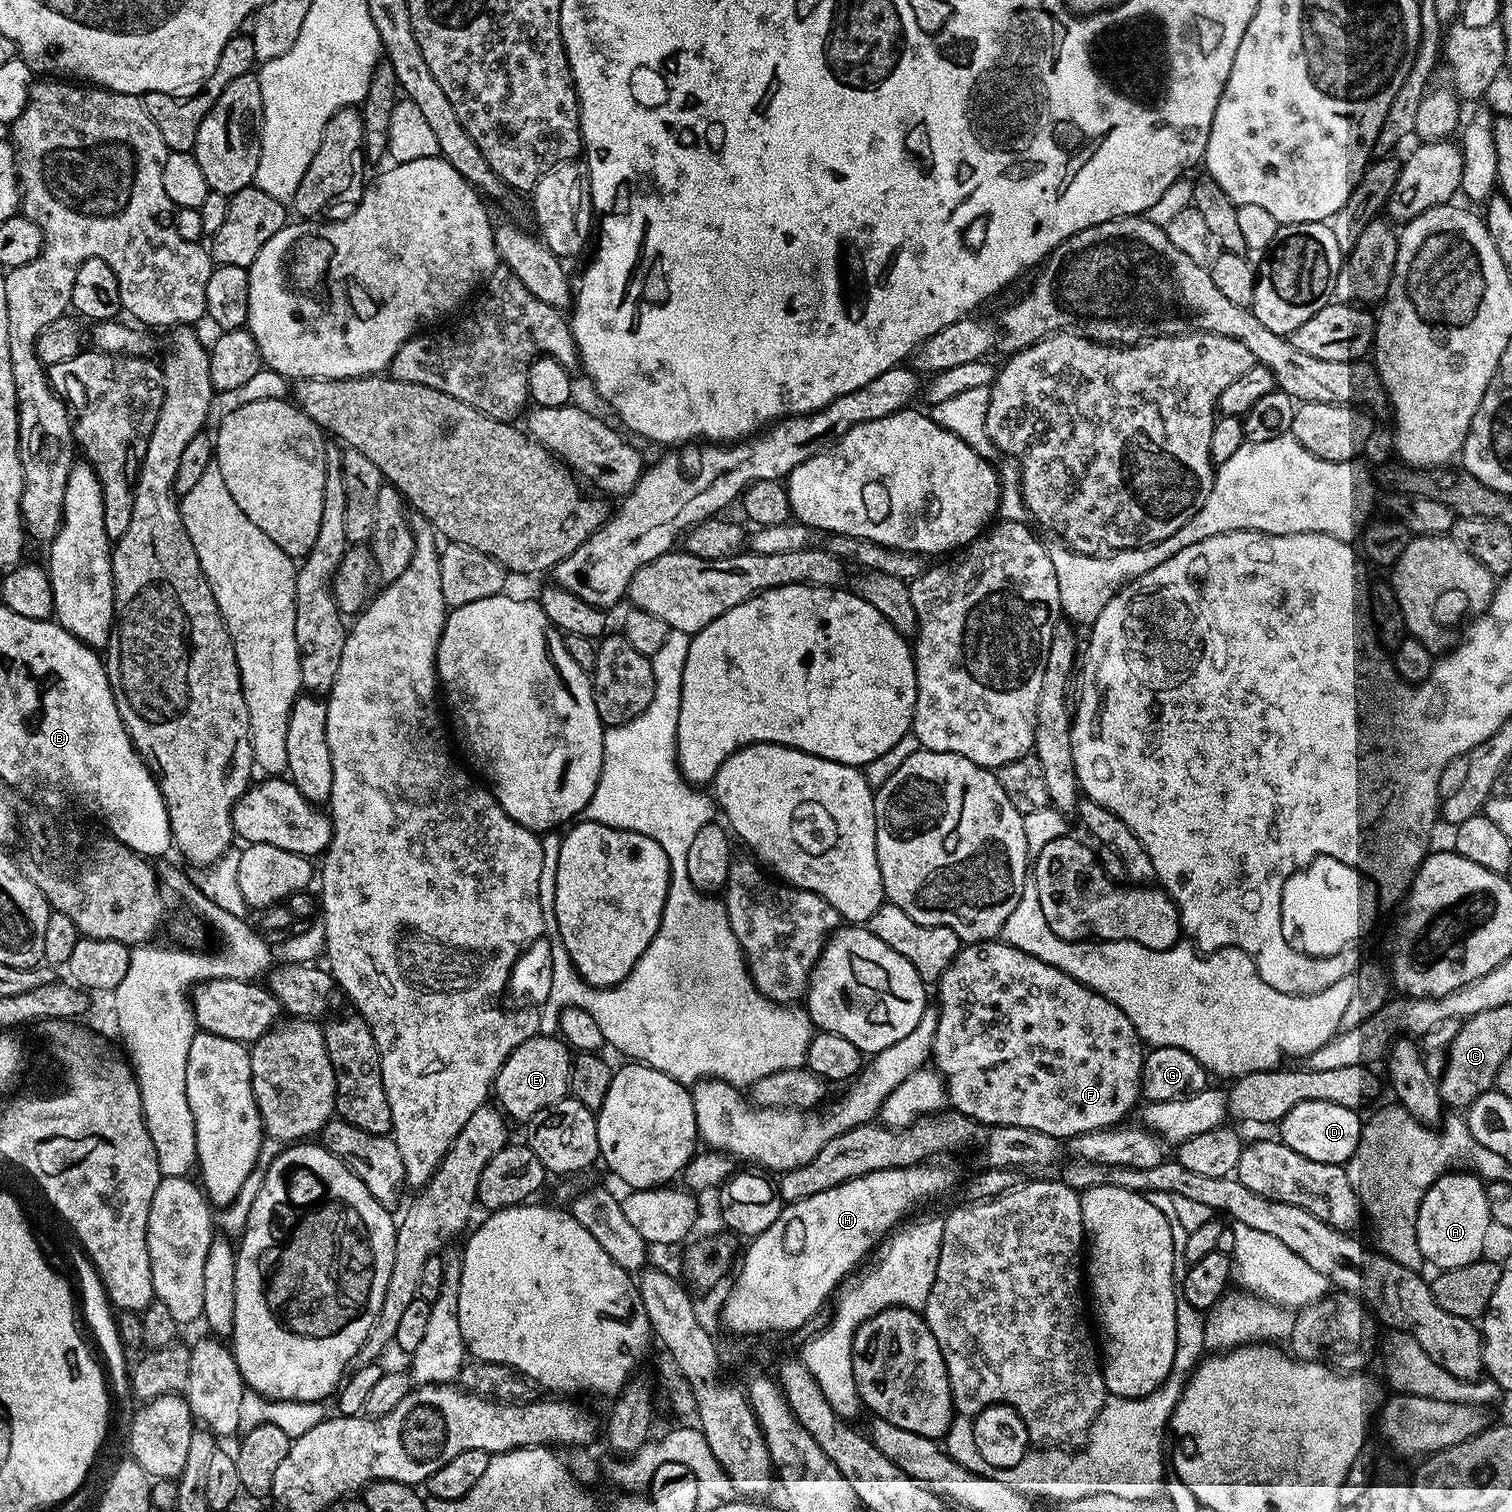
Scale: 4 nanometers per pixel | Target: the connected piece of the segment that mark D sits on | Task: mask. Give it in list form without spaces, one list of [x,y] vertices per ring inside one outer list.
[[[1298,1102],[1298,1106],[1294,1106],[1279,1120],[1278,1139],[1286,1146],[1290,1146],[1290,1150],[1298,1150],[1298,1154],[1302,1154],[1302,1158],[1310,1158],[1310,1162],[1326,1162],[1344,1166],[1358,1148],[1362,1131],[1360,1116],[1361,1113],[1357,1109],[1338,1106],[1334,1102]]]

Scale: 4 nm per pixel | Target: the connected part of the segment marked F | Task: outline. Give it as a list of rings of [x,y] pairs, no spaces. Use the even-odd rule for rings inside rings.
[[[997,938],[965,943],[961,947],[960,953],[950,962],[950,966],[946,966],[946,970],[940,976],[935,988],[934,1000],[938,1005],[938,1030],[934,1030],[930,1060],[936,1071],[944,1077],[944,1089],[948,1091],[948,1103],[955,1111],[969,1116],[978,1124],[1026,1126],[1030,1130],[1038,1130],[1042,1134],[1067,1138],[1083,1132],[1093,1132],[1099,1128],[1111,1128],[1119,1125],[1123,1121],[1120,1119],[1132,1107],[1134,1107],[1133,1109],[1137,1107],[1136,1100],[1141,1099],[1140,1071],[1146,1051],[1145,1045],[1134,1030],[1130,1018],[1126,1018],[1126,1014],[1122,1014],[1122,1010],[1118,1010],[1118,1006],[1114,1006],[1114,1002],[1110,1002],[1102,994],[1098,994],[1093,988],[1088,988],[1082,982],[1070,978],[1070,974],[1066,974],[1062,970],[1018,950],[1013,944]]]

